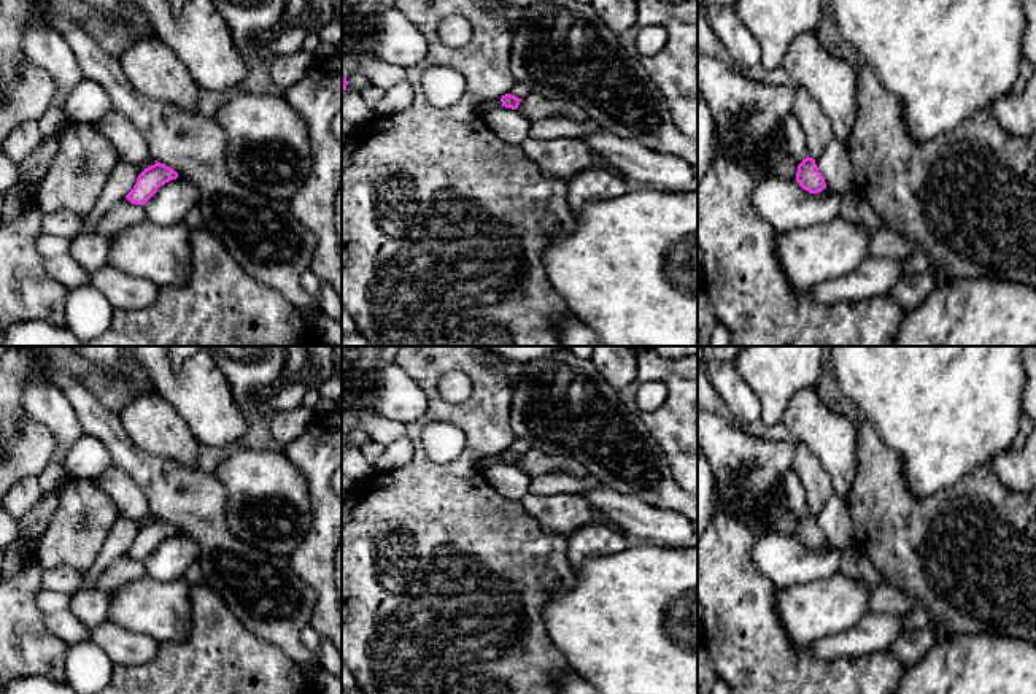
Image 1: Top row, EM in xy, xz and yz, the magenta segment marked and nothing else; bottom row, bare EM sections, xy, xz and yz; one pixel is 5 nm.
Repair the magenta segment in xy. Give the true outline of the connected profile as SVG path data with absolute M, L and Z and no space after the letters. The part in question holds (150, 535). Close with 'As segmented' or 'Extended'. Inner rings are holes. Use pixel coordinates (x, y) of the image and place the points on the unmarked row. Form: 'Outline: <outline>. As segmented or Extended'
Outline: M156 516L154 521L145 524L138 530L133 545L126 551L126 554L135 561L145 561L160 542L176 534L178 529L173 524Z. As segmented

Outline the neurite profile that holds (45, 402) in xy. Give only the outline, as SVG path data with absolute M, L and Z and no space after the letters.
M32 378L24 387L22 407L33 421L51 430L56 443L56 464L65 465L84 430L62 389L43 378Z

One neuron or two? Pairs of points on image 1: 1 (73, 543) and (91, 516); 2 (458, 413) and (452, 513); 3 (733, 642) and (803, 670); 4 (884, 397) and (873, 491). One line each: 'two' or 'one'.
1: one
2: one
3: one
4: two

